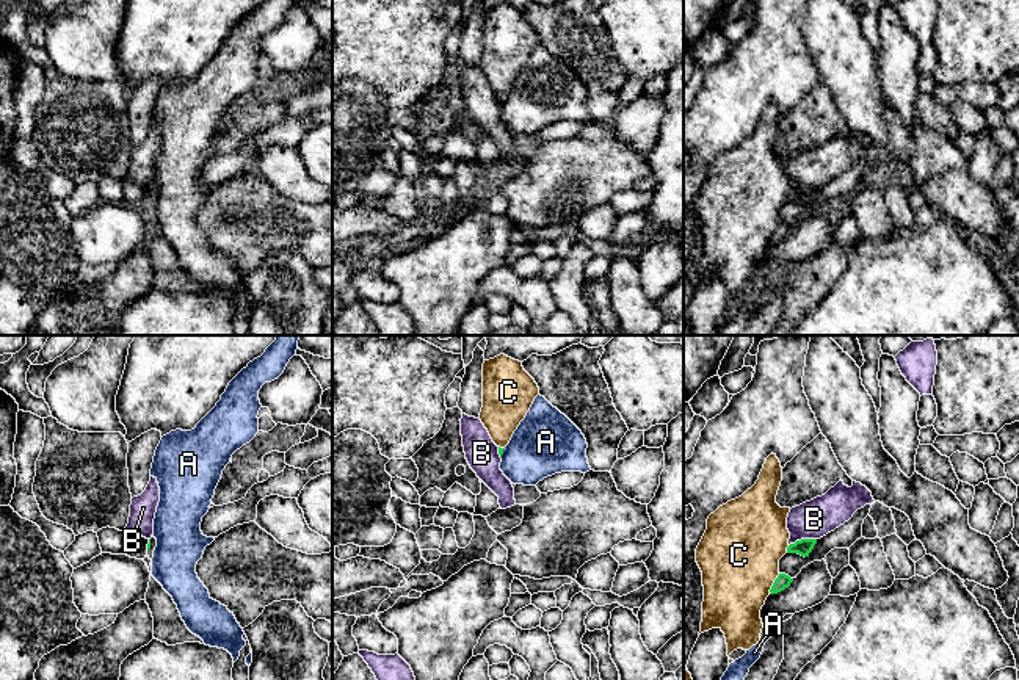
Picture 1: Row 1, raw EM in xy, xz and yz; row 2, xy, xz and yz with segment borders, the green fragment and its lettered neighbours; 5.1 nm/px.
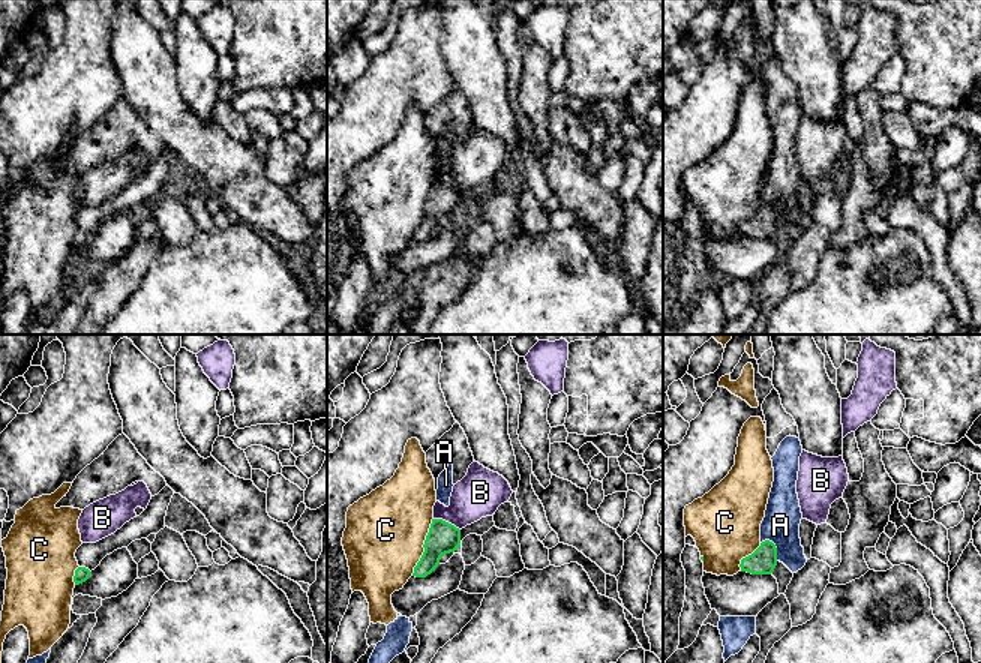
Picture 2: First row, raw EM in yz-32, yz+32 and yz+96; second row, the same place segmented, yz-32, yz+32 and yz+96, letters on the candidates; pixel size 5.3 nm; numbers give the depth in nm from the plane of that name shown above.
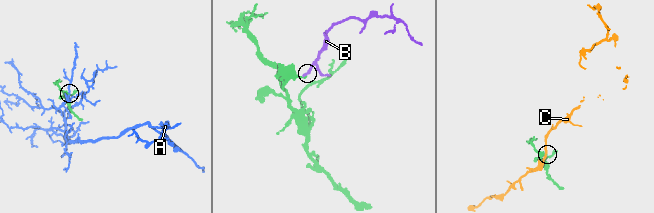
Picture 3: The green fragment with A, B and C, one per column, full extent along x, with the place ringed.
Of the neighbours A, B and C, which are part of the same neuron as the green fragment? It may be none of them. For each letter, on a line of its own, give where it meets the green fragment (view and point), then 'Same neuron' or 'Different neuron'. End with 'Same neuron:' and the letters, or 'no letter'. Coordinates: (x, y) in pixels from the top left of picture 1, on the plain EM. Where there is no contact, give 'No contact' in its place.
A: Touches green at xz (502, 102). Different neuron
B: Touches green at yz (801, 188). Different neuron
C: Touches green at yz (773, 232). Different neuron
Same neuron: no letter

